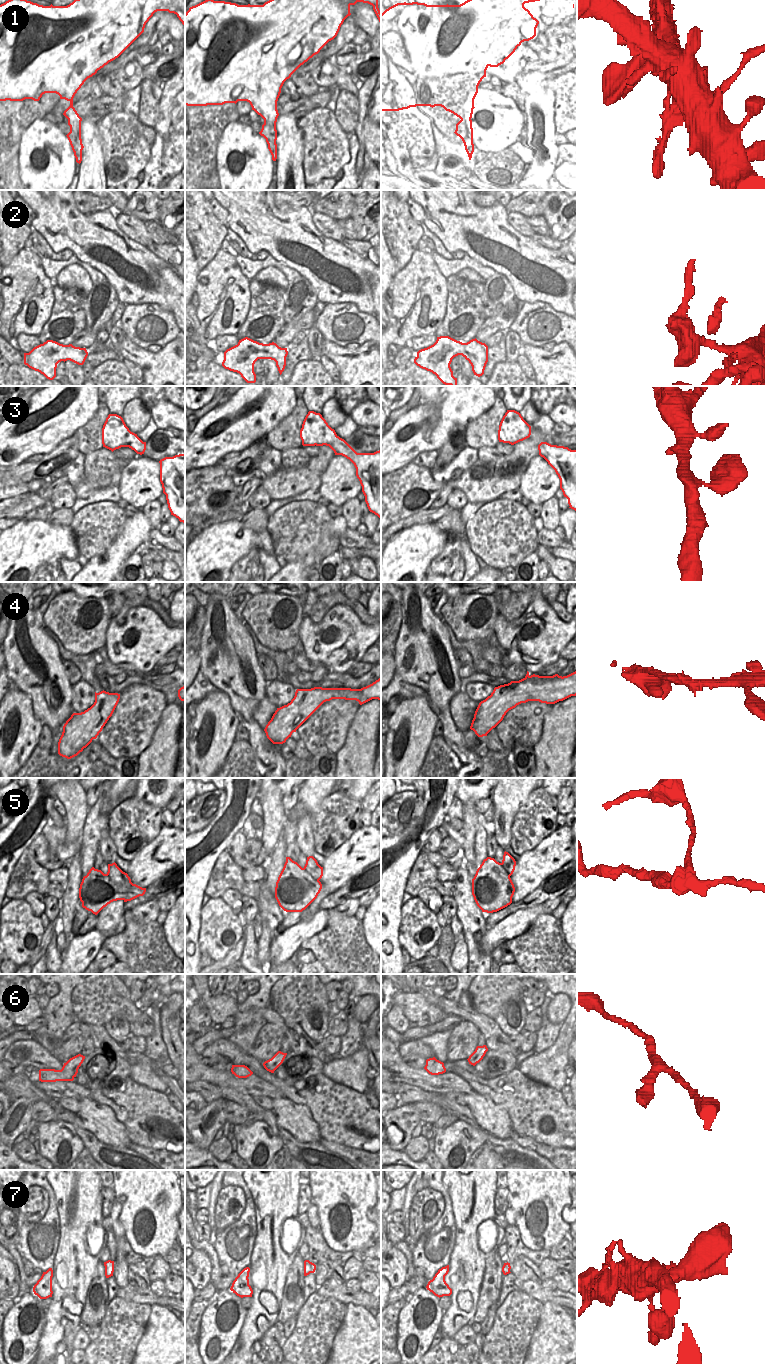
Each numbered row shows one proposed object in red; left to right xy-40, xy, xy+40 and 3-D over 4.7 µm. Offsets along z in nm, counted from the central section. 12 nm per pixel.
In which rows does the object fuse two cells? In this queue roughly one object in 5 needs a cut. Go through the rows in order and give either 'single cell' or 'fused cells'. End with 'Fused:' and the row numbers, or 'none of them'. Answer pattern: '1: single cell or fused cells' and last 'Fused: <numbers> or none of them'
1: fused cells
2: single cell
3: single cell
4: single cell
5: fused cells
6: single cell
7: single cell
Fused: 1, 5

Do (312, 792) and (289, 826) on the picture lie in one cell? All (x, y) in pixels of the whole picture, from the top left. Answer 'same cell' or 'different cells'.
different cells

